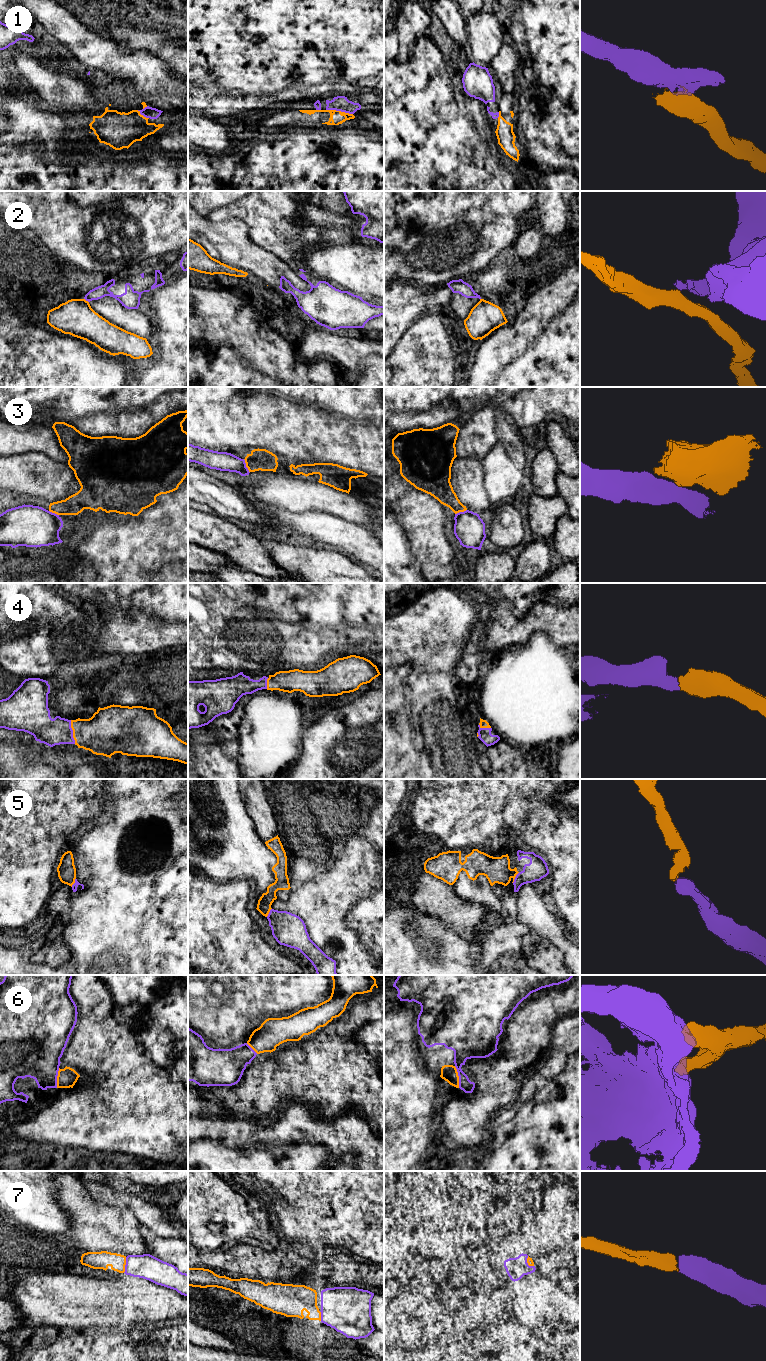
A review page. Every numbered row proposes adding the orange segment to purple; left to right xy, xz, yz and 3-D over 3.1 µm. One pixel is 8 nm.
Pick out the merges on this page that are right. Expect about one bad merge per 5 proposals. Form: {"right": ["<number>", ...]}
{"right": ["4", "5", "6", "7"]}

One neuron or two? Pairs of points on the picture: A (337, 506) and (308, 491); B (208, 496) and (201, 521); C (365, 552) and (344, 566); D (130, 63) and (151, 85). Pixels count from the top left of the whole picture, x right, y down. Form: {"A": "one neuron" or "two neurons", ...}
{"A": "one neuron", "B": "two neurons", "C": "two neurons", "D": "one neuron"}

